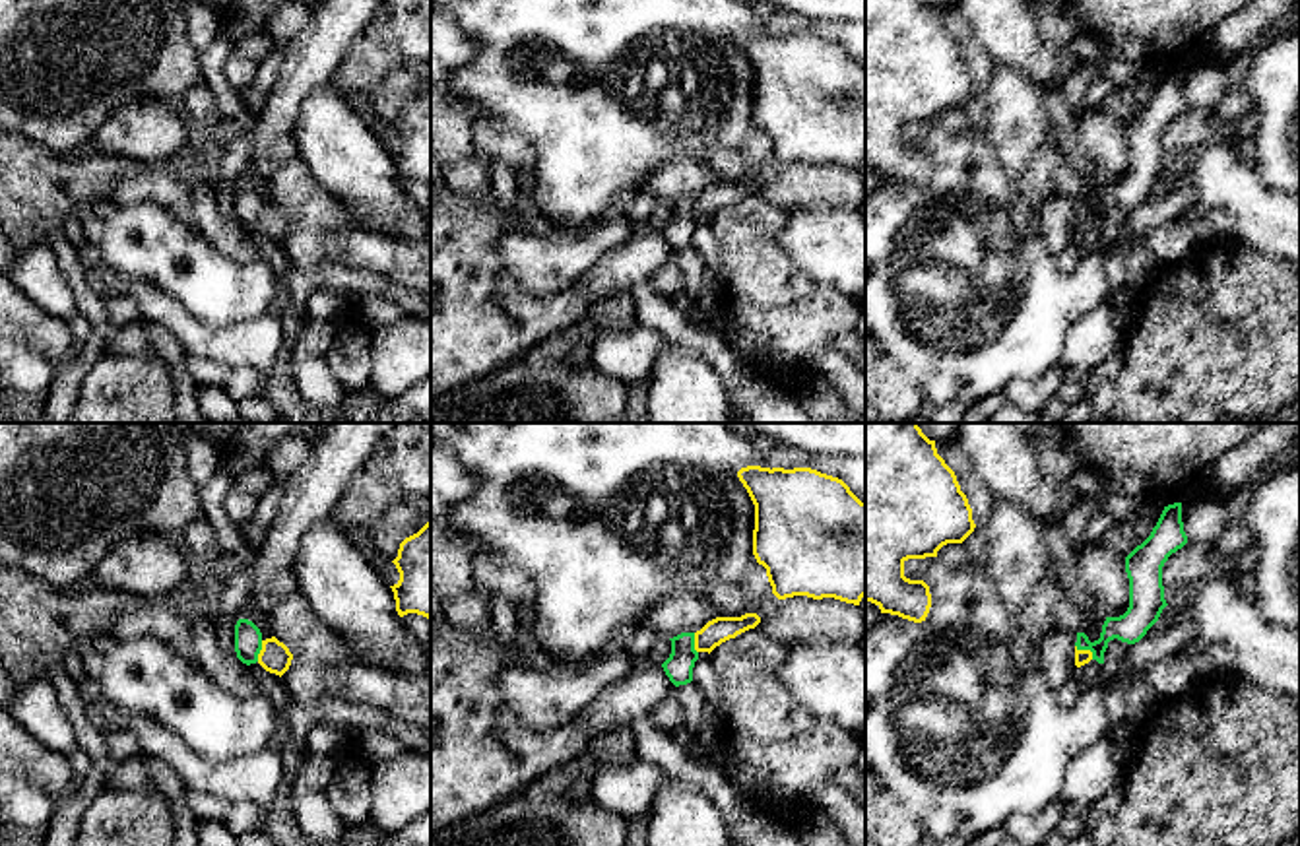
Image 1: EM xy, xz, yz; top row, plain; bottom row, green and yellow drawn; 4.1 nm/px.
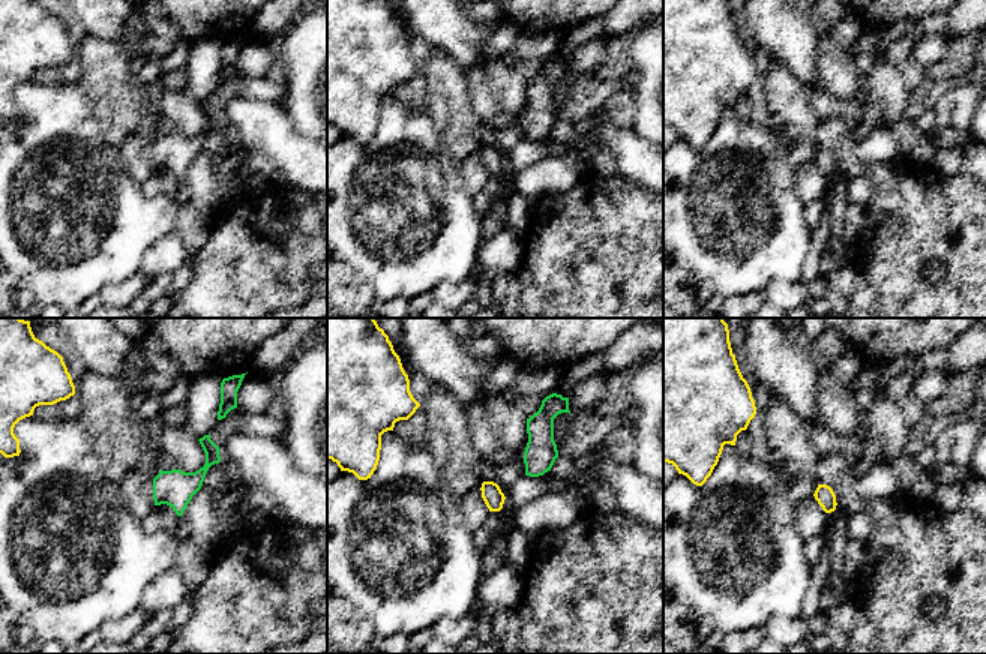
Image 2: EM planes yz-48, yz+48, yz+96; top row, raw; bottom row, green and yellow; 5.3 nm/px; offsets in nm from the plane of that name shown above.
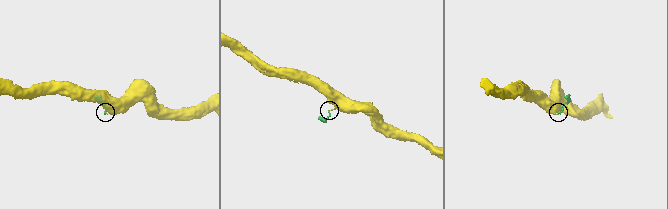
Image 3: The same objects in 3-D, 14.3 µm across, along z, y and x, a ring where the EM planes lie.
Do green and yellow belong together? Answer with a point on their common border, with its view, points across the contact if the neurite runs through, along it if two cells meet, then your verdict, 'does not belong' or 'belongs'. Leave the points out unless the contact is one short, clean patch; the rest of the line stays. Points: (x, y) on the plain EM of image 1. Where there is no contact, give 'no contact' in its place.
yz (1087, 214) | along yz (1075, 210), (1089, 216), (1093, 224) | does not belong

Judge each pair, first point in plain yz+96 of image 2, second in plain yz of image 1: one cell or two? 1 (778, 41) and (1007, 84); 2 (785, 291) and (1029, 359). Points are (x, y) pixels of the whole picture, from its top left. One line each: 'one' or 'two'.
1: two
2: two

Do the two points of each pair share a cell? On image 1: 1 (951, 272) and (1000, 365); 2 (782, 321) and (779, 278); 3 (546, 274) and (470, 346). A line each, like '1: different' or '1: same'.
1: same
2: same
3: different

